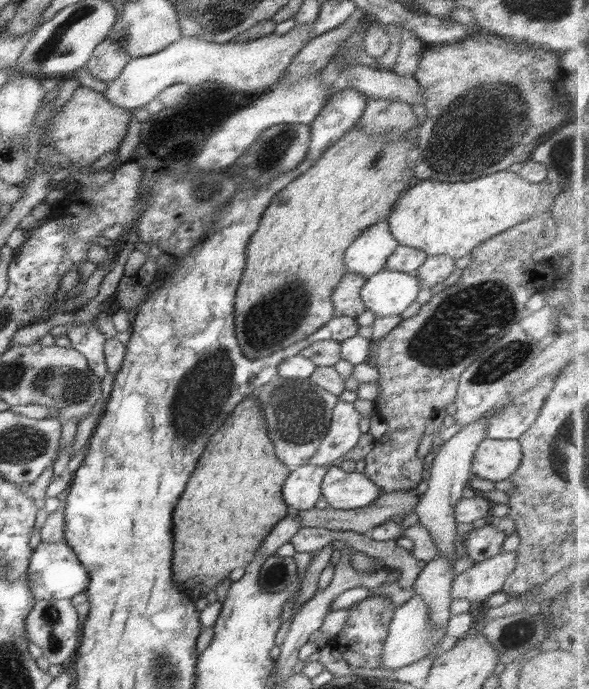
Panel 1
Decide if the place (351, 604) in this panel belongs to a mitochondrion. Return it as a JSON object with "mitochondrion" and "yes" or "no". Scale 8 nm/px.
{"mitochondrion":"no"}

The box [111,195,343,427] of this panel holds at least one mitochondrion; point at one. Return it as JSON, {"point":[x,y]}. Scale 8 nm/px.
{"point":[273,318]}

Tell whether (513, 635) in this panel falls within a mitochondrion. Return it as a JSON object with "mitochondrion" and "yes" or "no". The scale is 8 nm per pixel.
{"mitochondrion":"yes"}

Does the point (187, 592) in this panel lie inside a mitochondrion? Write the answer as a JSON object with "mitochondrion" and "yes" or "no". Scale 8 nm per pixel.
{"mitochondrion":"no"}

